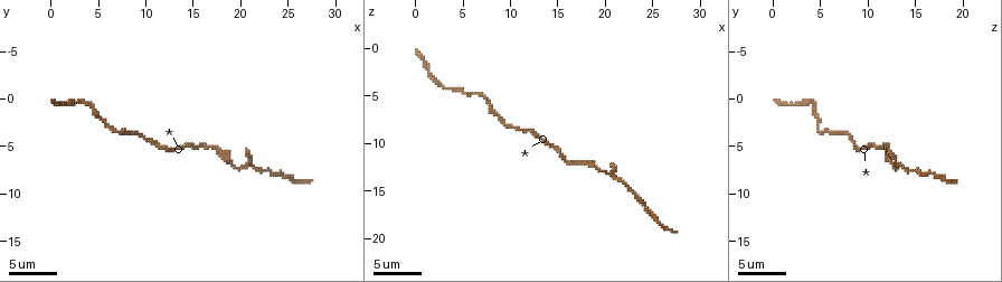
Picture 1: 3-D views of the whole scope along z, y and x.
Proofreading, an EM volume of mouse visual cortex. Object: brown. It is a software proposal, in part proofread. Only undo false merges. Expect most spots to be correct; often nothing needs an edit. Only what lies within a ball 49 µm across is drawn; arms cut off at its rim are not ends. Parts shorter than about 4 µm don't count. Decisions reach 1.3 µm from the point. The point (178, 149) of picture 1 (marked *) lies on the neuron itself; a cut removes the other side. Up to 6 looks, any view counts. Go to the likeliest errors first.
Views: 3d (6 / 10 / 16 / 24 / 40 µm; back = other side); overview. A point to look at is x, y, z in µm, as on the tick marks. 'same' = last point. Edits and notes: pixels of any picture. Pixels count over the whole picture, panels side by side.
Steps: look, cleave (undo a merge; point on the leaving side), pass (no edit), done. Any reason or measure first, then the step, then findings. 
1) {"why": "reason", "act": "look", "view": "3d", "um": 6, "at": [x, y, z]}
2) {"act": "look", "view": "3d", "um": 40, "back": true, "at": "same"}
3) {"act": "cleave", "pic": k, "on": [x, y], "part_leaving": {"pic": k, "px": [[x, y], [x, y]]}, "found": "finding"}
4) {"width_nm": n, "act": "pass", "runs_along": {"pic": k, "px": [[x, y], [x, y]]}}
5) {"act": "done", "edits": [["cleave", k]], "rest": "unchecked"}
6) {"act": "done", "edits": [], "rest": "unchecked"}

{"why": "calibre changes", "act": "look", "view": "3d", "um": 6, "at": [7.2, 3.6, 5.4]}

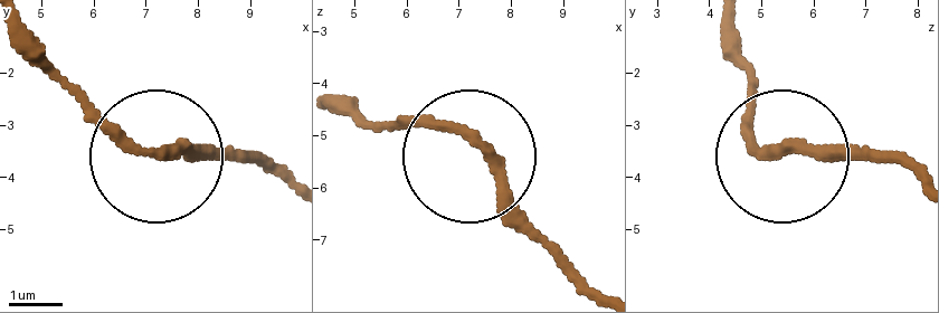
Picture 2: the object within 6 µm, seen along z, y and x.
{"width_nm": 210, "act": "pass", "runs_along": {"pic": 2, "px": [[908, 167], [765, 153], [726, 46]]}, "found": "all the same neuron"}

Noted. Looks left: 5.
{"why": "narrows sharply", "act": "look", "view": "3d", "um": 10, "at": [24.0, 7.6, 16.2]}

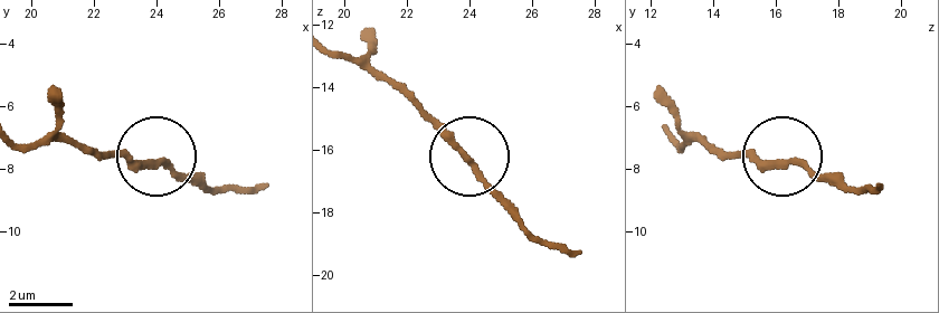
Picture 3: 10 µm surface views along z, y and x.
{"act": "look", "view": "3d", "um": 10, "back": true, "at": [24.1, 7.9, 16.5]}

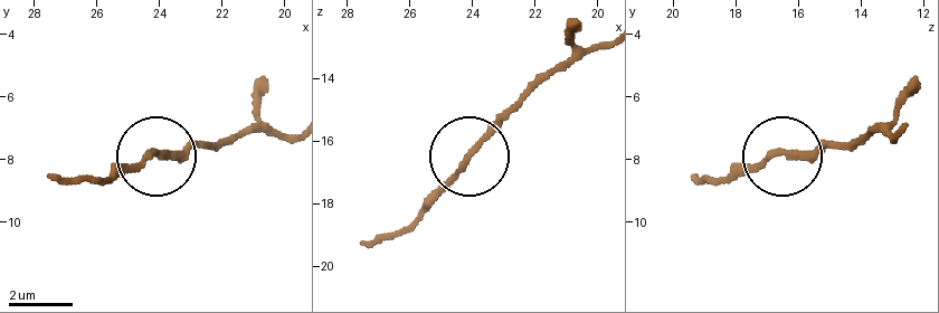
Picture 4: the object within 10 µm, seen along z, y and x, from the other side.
{"act": "pass", "runs_along": {"pic": 4, "px": [[603, 44], [562, 60], [397, 234]]}, "found": "one neuron here"}

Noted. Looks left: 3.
{"why": "narrows sharply", "act": "look", "view": "3d", "um": 16, "at": [3.6, 0.4, 4.0]}

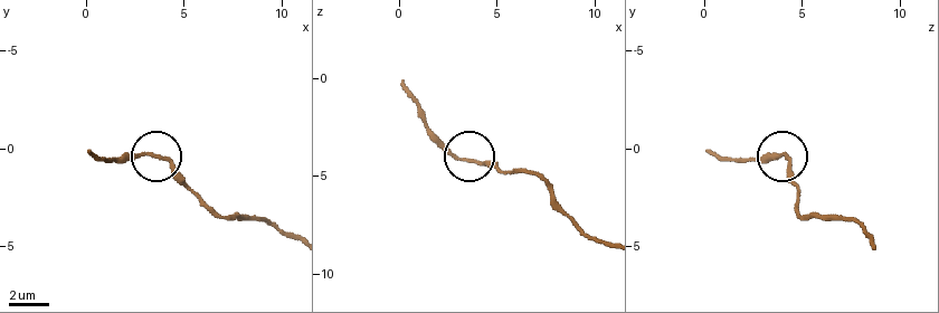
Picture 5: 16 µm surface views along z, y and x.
{"act": "pass", "found": "one neuron here"}

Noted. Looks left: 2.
{"act": "done", "edits": [], "rest": "unchecked"}

